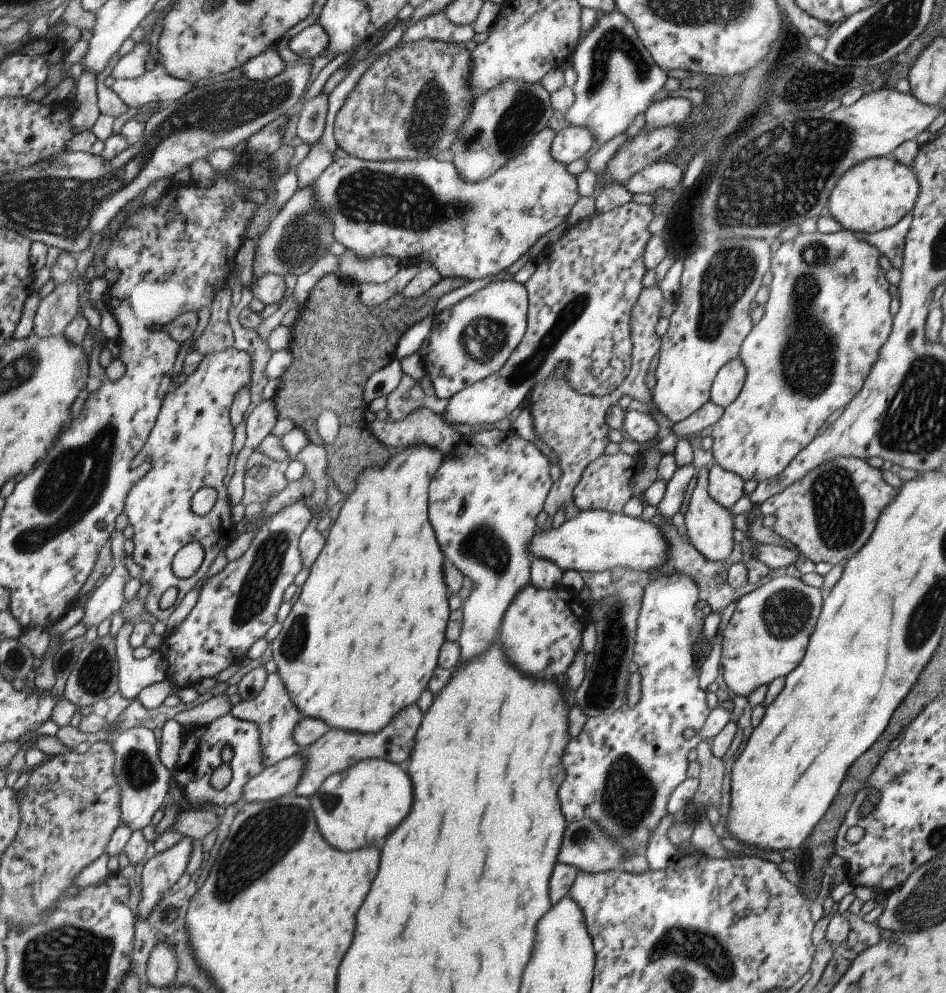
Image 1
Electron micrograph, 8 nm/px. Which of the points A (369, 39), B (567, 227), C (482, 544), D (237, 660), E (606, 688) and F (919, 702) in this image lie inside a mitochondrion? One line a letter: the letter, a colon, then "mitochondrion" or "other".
A: other
B: other
C: mitochondrion
D: other
E: mitochondrion
F: other

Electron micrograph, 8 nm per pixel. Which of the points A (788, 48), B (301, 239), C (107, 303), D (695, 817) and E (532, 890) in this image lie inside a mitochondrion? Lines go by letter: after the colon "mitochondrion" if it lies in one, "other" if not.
A: other
B: mitochondrion
C: other
D: other
E: other

